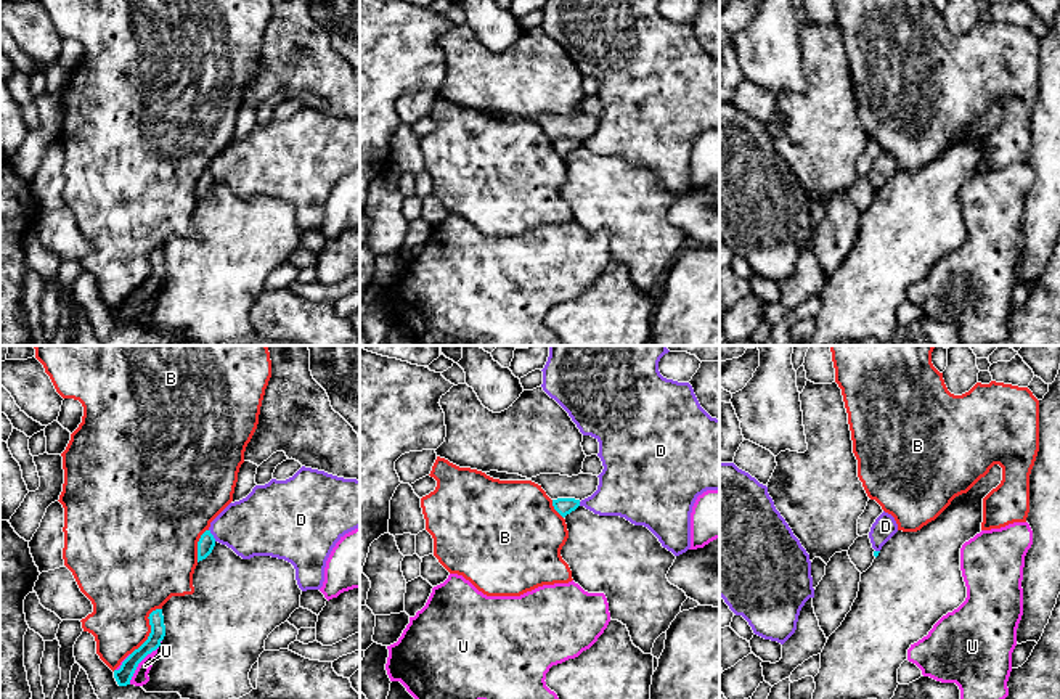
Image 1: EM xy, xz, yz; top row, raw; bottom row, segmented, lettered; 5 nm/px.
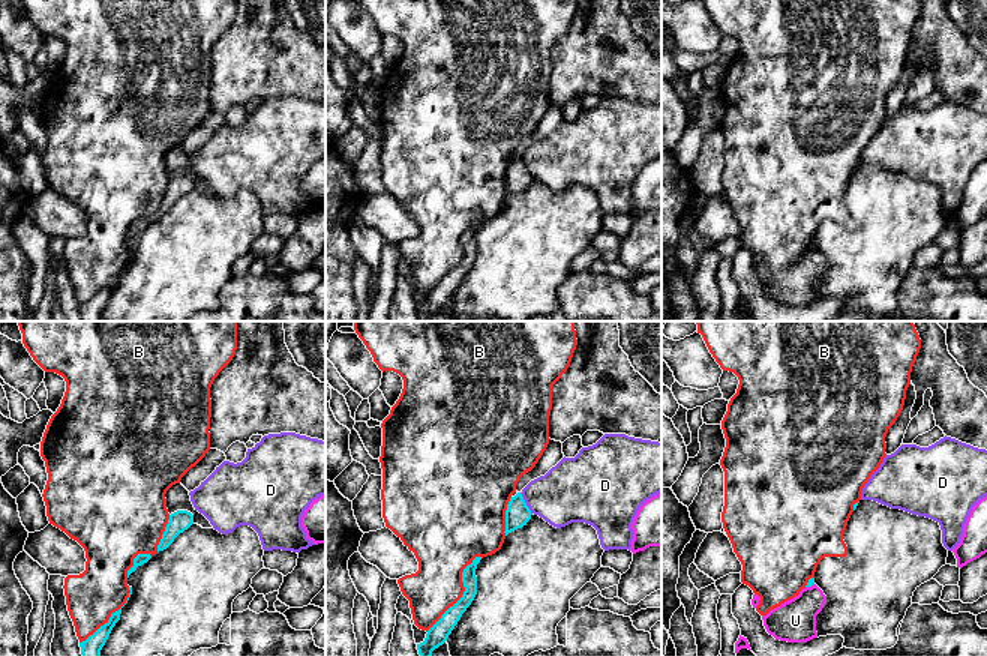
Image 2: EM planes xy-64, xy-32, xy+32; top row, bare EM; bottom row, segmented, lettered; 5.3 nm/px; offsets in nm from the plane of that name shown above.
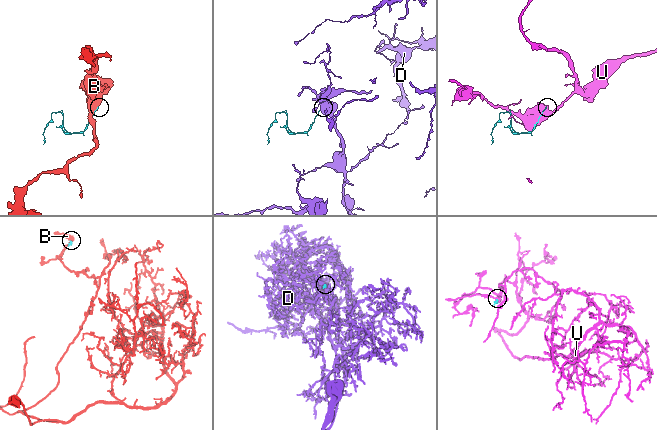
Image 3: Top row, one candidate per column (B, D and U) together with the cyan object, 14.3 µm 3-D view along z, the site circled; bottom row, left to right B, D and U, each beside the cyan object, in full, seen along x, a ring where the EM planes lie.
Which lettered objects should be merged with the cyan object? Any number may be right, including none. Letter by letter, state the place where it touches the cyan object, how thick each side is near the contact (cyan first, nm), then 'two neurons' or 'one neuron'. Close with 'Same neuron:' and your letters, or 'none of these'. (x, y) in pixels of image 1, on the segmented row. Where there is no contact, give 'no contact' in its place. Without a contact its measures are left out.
B: xy (151, 629) | 80/360 nm | two neurons
D: xy (212, 535) | 90/320 nm | two neurons
U: xy (138, 662) | 80/80 nm | two neurons
Same neuron: none of these

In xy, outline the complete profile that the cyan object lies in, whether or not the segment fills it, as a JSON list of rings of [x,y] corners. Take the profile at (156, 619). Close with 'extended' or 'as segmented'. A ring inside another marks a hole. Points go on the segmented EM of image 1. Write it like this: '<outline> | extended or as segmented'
[[[162,609],[153,611],[148,619],[149,619],[149,625],[151,625],[151,633],[149,633],[148,640],[122,662],[119,670],[114,670],[114,678],[119,686],[130,685],[130,680],[132,680],[138,664],[148,654],[156,651],[165,636]]] | as segmented

